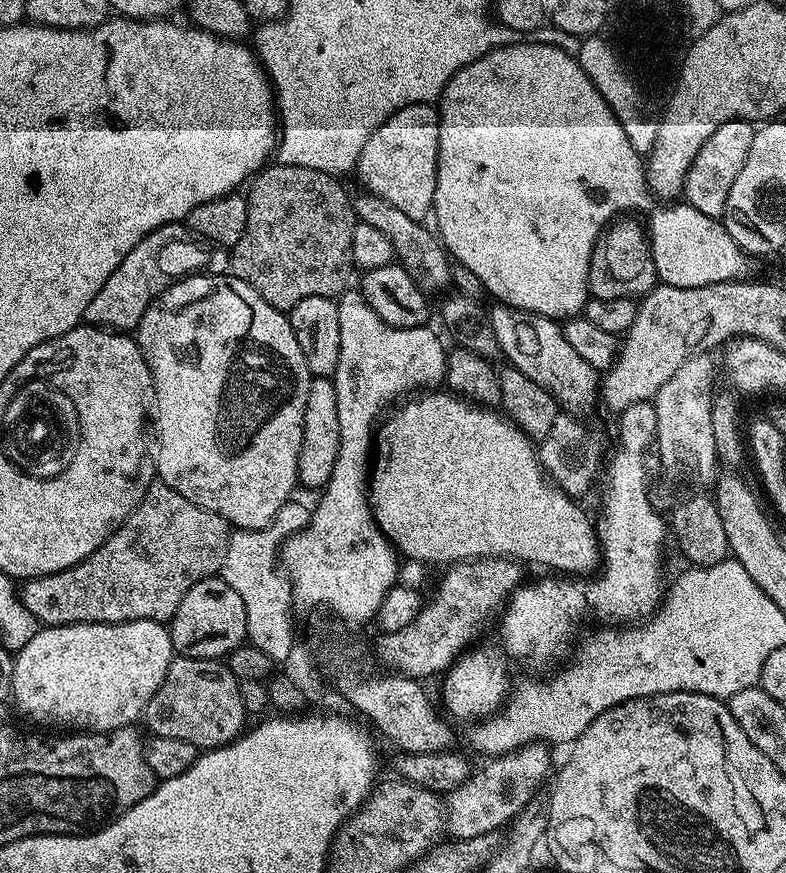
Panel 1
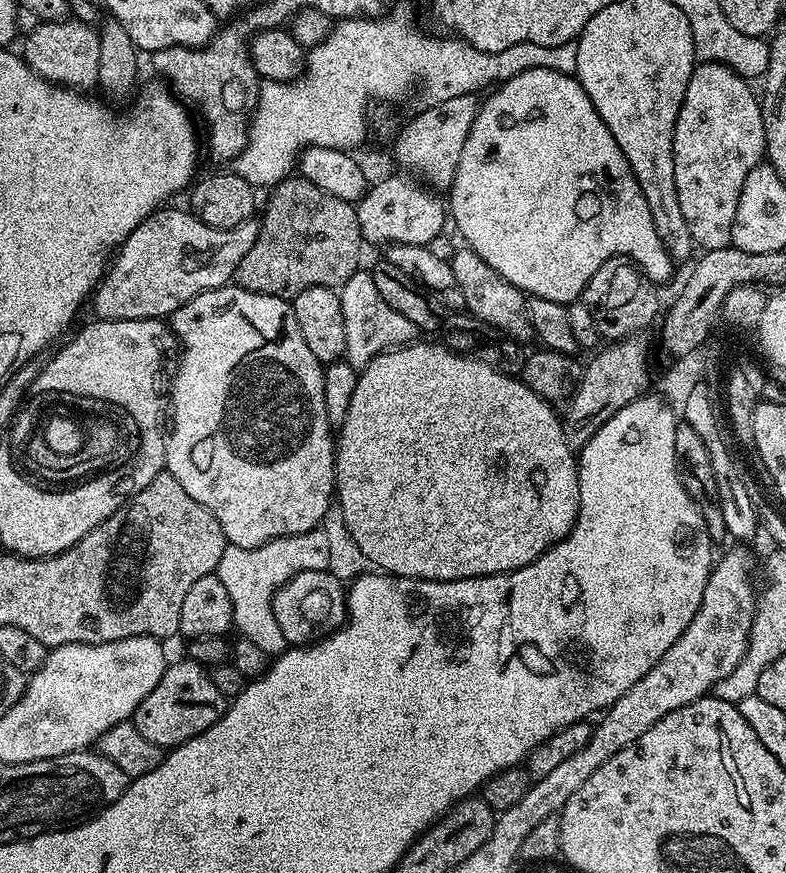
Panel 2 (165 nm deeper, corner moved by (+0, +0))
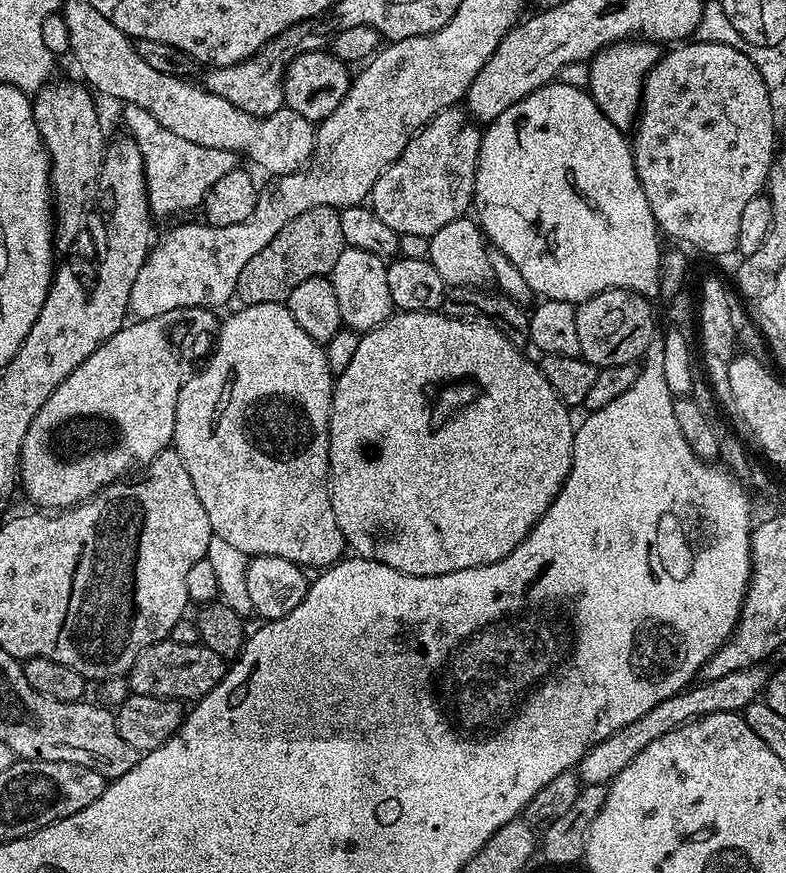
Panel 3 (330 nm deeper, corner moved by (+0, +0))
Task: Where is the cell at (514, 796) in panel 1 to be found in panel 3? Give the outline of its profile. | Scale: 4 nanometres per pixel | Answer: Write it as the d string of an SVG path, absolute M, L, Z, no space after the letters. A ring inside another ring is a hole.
M755 664L742 670L734 670L734 674L726 674L722 678L705 679L704 684L695 683L676 696L666 698L666 702L654 706L654 710L646 710L646 714L630 722L630 726L622 726L622 730L614 730L610 738L602 738L602 742L592 747L576 765L574 771L580 777L581 785L611 784L614 777L626 766L630 766L630 762L634 762L634 758L638 758L638 754L642 754L646 746L650 746L650 742L662 738L662 734L670 734L670 730L681 728L682 725L689 724L700 716L719 712L743 713L747 704L761 699L770 675L769 669L766 669L767 667Z

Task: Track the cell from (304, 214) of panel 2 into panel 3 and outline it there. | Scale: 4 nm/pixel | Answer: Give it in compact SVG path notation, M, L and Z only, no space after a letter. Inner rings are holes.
M318 206L314 210L306 210L306 214L298 214L298 218L294 218L294 222L286 222L286 226L282 226L282 230L278 230L278 234L274 234L273 240L263 250L258 250L258 254L254 254L254 258L250 258L250 262L246 262L246 266L242 266L242 274L238 274L236 283L236 296L244 299L241 301L245 305L287 301L294 286L306 282L306 278L318 278L331 274L334 270L334 262L338 262L338 254L342 254L345 247L342 238L342 222L337 209Z

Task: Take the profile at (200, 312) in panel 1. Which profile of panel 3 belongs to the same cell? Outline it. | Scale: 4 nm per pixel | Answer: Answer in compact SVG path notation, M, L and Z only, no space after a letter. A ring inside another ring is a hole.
M283 303L250 304L240 309L221 323L211 356L206 363L191 376L180 388L176 421L172 444L174 450L186 462L186 471L190 473L190 482L194 482L194 490L198 493L202 507L206 510L206 518L210 518L212 535L230 542L230 546L245 553L248 558L253 556L277 556L300 565L305 570L323 570L332 567L337 560L345 555L346 545L342 530L338 530L338 522L332 509L332 493L328 478L328 431L330 430L330 410L332 409L332 390L334 374L326 362L326 354L322 345L298 322L294 322L294 314Z

